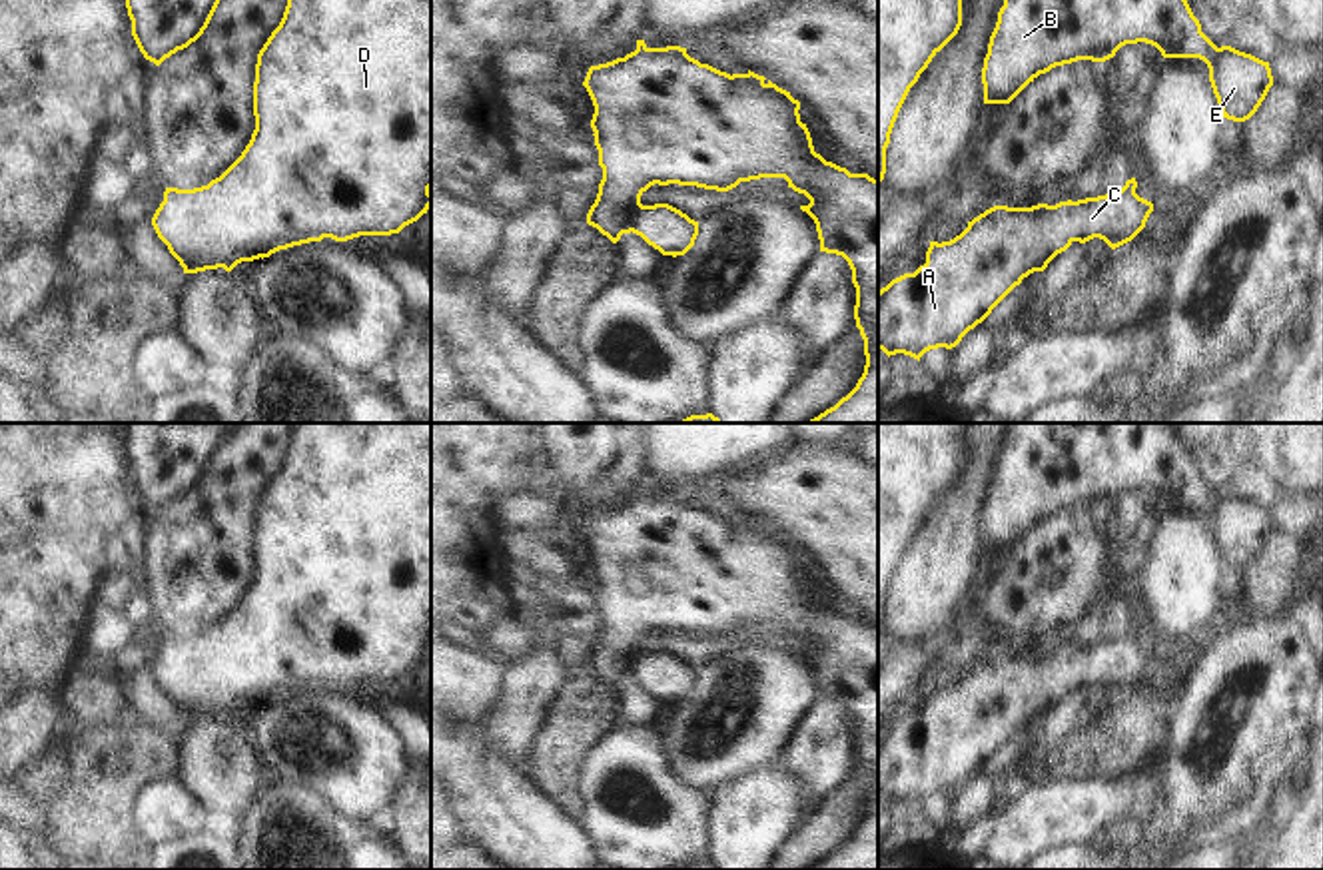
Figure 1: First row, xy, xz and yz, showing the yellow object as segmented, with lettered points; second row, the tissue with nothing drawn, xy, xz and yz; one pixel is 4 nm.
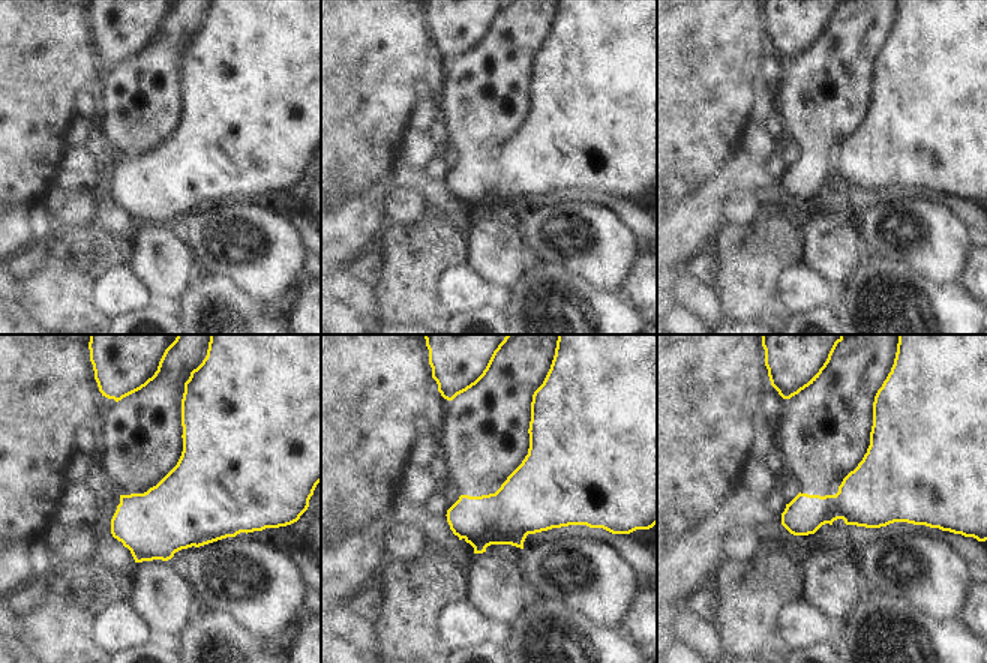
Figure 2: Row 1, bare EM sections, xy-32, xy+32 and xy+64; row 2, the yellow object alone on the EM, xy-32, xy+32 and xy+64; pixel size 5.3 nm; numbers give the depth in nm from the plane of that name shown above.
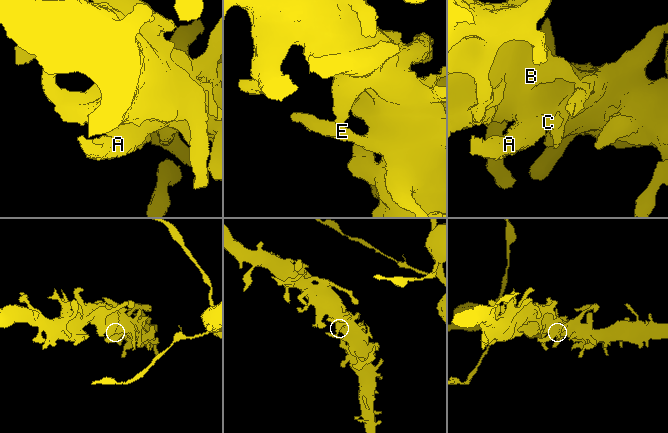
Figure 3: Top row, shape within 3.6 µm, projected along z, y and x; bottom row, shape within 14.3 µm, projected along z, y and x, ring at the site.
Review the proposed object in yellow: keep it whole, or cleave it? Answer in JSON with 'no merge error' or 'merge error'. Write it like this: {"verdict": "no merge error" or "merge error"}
{"verdict": "no merge error"}

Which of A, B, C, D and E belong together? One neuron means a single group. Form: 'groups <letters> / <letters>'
groups A B C D E

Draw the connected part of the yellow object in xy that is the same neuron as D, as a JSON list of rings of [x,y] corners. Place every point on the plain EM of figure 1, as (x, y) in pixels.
[[[291,423],[279,473],[257,501],[255,577],[241,603],[208,633],[166,635],[152,664],[184,720],[269,704],[331,684],[391,682],[431,654],[431,423]]]

